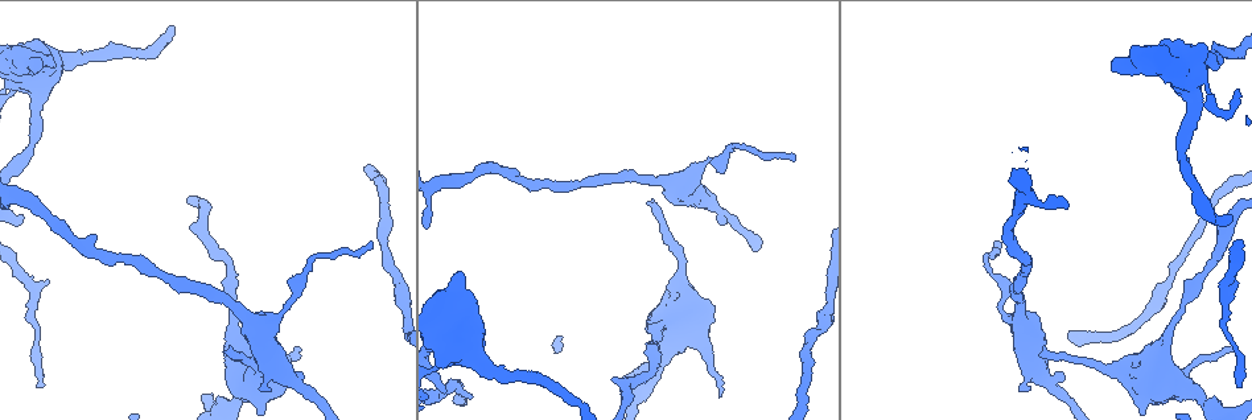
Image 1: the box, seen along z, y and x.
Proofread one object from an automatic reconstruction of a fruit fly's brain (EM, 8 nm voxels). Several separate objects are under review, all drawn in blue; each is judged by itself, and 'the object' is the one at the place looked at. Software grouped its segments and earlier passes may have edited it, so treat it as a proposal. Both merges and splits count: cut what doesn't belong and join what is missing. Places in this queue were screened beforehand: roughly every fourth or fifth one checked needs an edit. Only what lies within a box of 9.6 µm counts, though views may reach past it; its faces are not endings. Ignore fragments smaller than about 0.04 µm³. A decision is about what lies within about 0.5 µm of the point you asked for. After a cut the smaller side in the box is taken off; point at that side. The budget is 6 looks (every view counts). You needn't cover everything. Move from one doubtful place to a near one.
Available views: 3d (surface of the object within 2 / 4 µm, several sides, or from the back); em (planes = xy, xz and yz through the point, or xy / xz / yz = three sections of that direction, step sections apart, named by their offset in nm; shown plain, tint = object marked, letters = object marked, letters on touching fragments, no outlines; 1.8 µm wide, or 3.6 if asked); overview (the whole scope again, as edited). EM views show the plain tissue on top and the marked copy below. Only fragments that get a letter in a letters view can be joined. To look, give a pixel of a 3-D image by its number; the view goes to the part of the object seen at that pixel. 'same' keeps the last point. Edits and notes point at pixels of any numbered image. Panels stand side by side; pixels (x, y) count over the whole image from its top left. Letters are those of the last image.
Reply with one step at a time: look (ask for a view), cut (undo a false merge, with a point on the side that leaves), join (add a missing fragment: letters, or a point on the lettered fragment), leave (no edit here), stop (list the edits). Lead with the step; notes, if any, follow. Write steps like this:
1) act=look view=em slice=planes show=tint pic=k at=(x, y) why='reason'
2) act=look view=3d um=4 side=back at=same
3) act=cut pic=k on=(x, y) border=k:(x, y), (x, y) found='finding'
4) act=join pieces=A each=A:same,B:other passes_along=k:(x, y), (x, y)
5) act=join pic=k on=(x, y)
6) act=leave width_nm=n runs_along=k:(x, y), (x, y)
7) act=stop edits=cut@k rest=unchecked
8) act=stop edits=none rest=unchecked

act=look view=em slice=xy step=16 show=letters pic=1 at=(1240, 386) why='branch stops here'

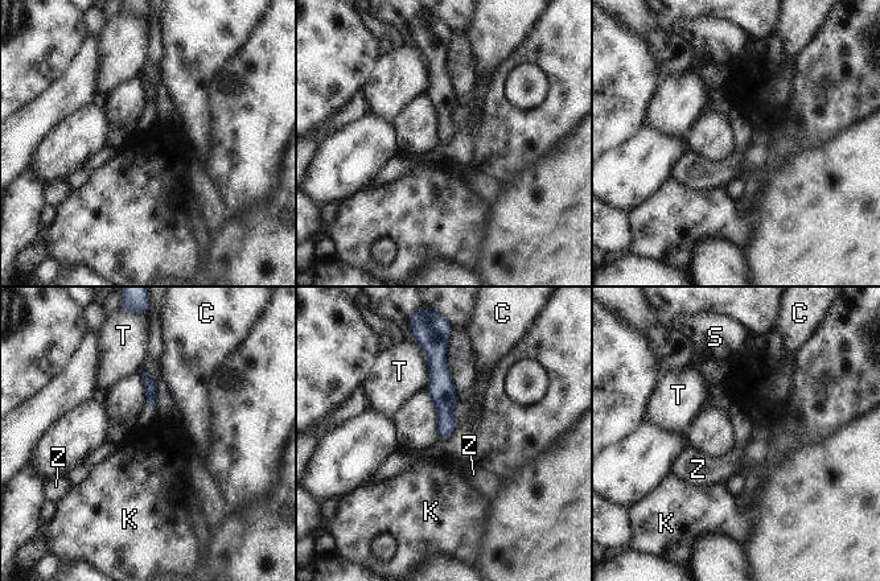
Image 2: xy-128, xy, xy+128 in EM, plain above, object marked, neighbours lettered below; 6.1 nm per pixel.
act=look view=em slice=xz step=4 show=letters at=same why='another direction'

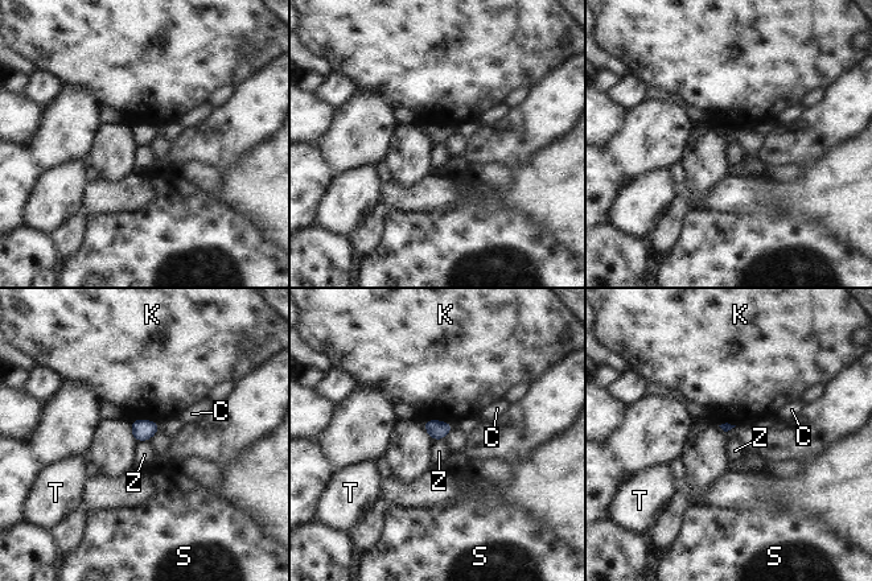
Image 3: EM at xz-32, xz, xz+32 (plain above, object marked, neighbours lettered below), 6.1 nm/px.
act=leave each=C:other,K:other,S:other,T:other,Z:other border=3:(138, 440), (148, 441) found='no lettered fragment goes on from it'

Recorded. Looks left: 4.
act=look view=em um=3.6 slice=yz step=8 show=tint pic=1 at=(1128, 354) why='free end'

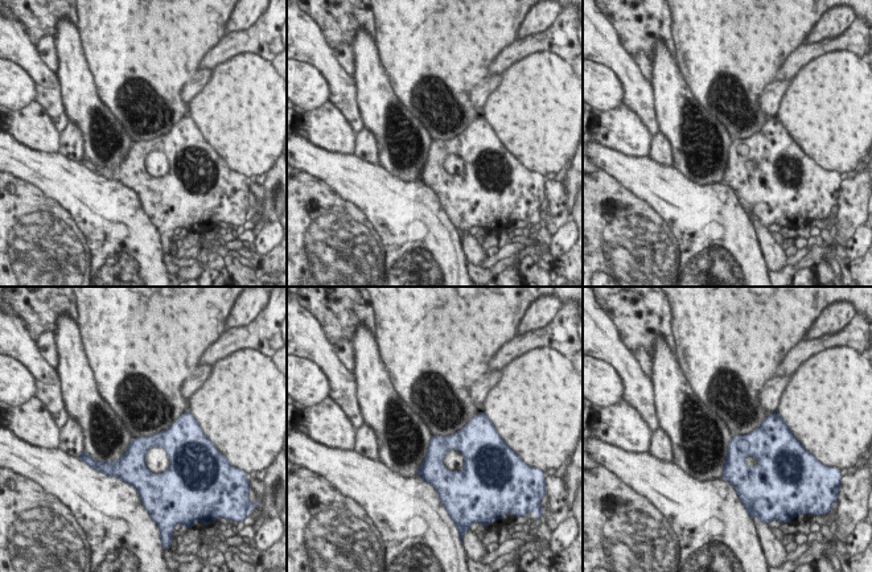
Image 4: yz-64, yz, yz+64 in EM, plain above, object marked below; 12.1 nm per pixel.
act=look view=em um=3.6 slice=planes show=letters at=same why='another direction'

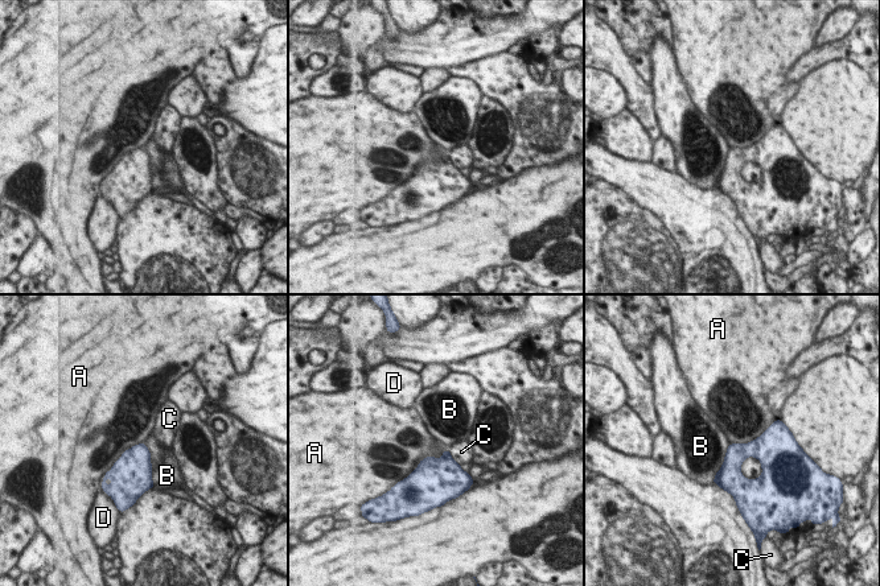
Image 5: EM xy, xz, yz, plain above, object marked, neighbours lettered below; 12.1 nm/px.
act=leave each=A:other,B:other,C:other,D:other border=5:(773, 421), (751, 441), (730, 445) found='no lettered fragment goes on from it'

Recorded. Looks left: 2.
act=look view=3d um=2 side=back pic=1 at=(652, 204) why='free end'

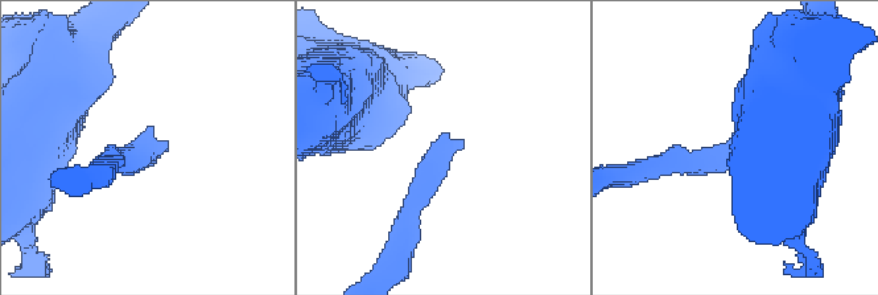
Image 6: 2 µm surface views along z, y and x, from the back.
act=look view=em slice=planes show=letters pic=6 at=(450, 149) why='shape alone is not enough'

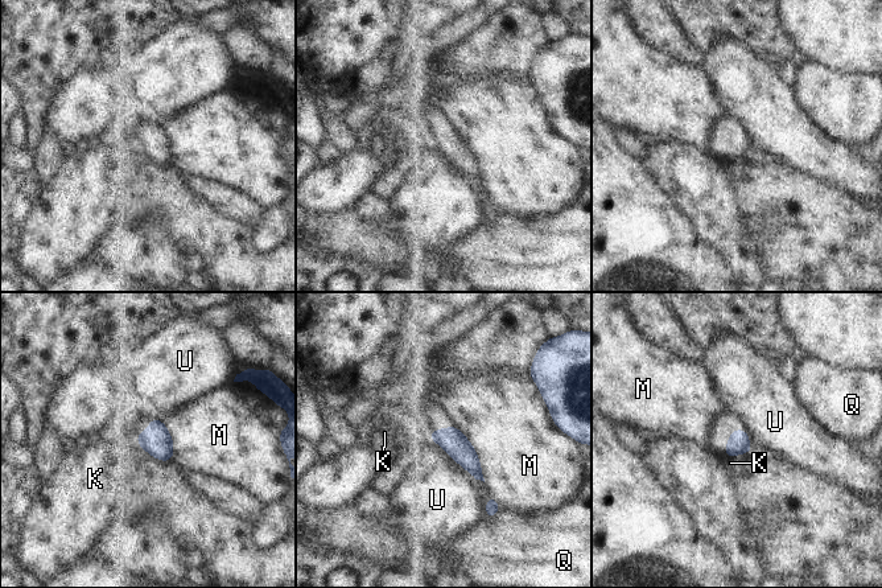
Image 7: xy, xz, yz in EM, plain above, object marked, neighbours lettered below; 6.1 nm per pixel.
act=leave longest_contact=U:440nm each=K:other,M:other,Q:other,U:other runs_along=7:(432, 435), (445, 438), (478, 476) found='no lettered fragment goes on from it'

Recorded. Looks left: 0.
act=stop edits=none rest=unchecked

